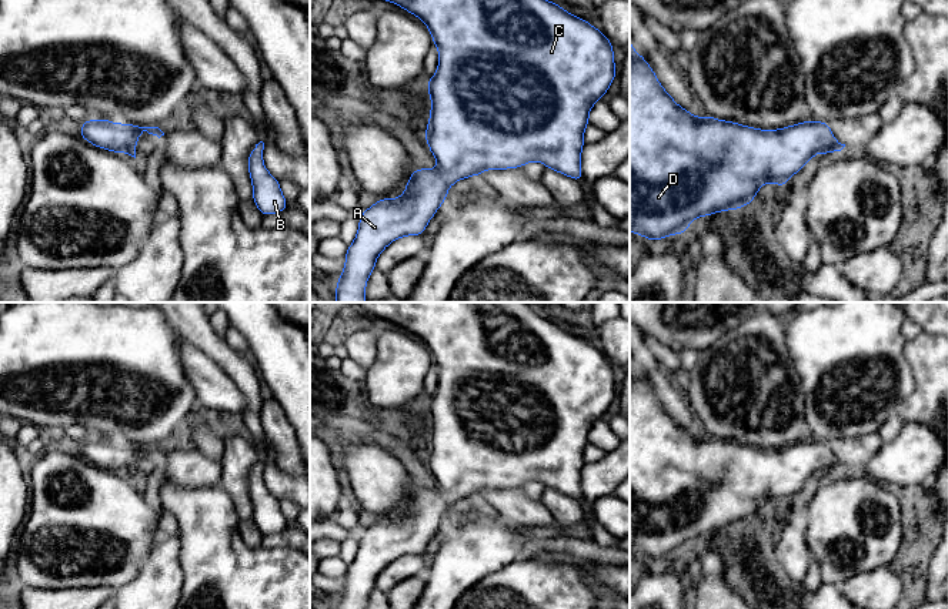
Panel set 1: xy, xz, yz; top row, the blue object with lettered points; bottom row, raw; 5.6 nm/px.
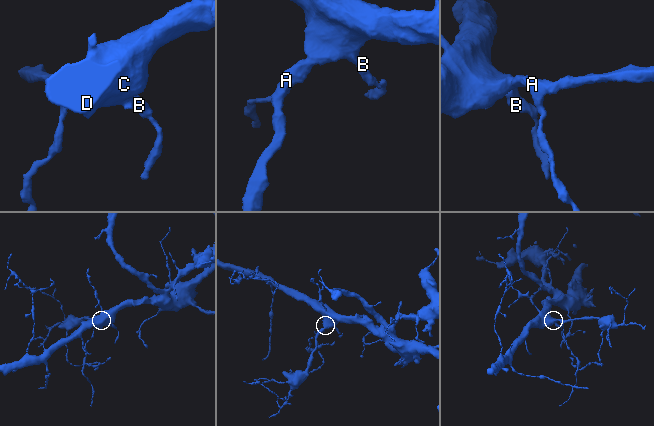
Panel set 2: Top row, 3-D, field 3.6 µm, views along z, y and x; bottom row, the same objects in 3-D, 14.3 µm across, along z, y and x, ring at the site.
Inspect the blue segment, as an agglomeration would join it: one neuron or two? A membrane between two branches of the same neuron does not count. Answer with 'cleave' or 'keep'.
keep

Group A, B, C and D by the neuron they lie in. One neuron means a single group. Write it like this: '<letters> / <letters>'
A B C D

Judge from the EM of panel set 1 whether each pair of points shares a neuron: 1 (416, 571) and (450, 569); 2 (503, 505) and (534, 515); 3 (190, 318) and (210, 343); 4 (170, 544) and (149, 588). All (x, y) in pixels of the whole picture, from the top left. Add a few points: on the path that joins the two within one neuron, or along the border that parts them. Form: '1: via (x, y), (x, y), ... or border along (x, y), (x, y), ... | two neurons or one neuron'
1: border along (429, 564), (426, 585), (421, 594) | two neurons
2: via (510, 505), (527, 512) | one neuron
3: via (193, 324), (204, 337) | one neuron
4: via (166, 555), (160, 576) | one neuron

